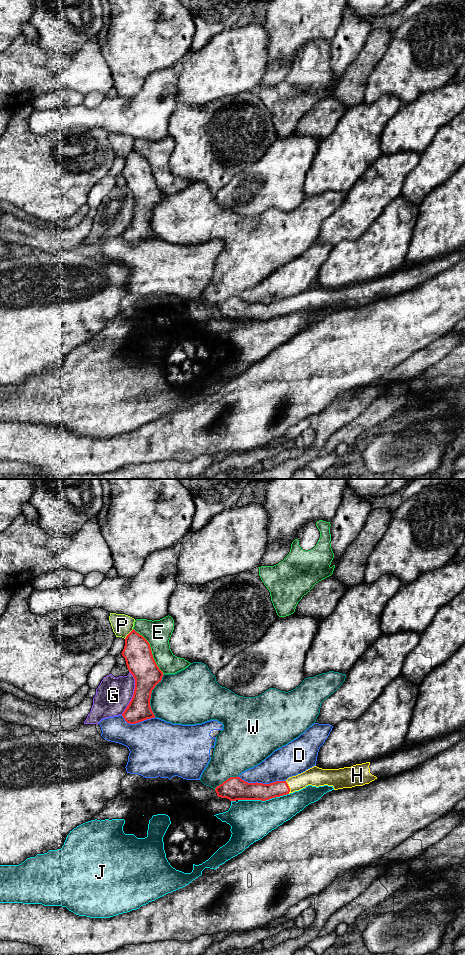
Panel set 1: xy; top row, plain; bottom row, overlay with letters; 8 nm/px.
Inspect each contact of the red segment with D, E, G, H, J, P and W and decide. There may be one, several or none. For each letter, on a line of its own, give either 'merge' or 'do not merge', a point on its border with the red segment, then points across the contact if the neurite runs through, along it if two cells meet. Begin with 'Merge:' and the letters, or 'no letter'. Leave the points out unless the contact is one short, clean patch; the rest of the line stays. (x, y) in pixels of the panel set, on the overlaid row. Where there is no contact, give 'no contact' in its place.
Merge: H
D: do not merge | xy (261, 783)
E: do not merge | xy (151, 651)
G: do not merge | xy (134, 693)
H: merge | xy (288, 787) | across xy (258, 791), (270, 791), (288, 787), (306, 778), (315, 776)
J: do not merge | xy (263, 800)
P: do not merge | xy (128, 634)
W: do not merge | xy (150, 695)

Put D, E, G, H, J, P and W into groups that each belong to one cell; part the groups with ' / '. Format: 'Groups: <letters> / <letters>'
Groups: D / E / G / H / J / P / W

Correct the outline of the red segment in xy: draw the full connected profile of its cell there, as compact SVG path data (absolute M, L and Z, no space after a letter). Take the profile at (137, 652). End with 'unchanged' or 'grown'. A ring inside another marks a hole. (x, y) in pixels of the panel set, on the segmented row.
M133 629L125 638L121 654L135 679L134 694L123 718L129 724L155 718L150 706L151 693L164 674L153 658L149 642Z; unchanged

